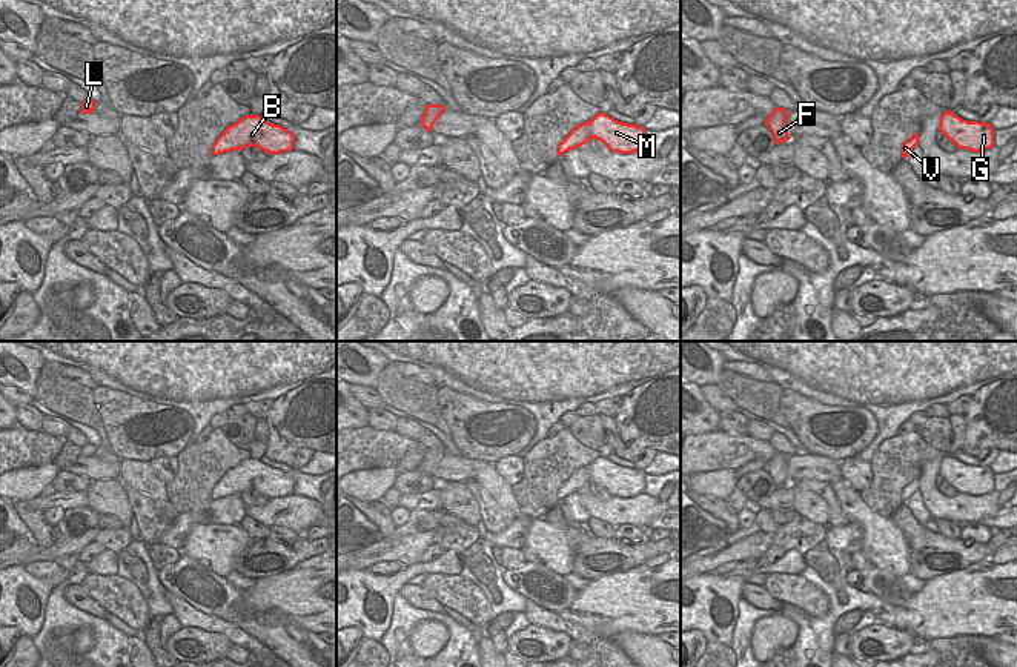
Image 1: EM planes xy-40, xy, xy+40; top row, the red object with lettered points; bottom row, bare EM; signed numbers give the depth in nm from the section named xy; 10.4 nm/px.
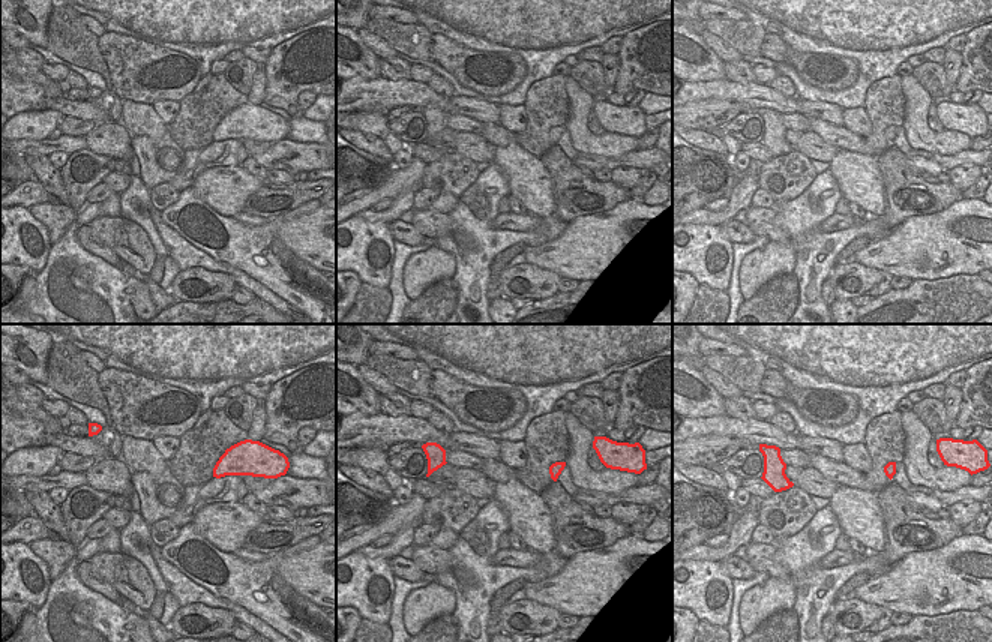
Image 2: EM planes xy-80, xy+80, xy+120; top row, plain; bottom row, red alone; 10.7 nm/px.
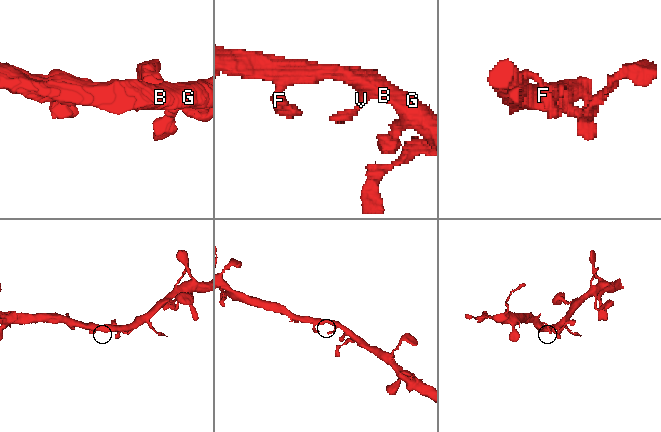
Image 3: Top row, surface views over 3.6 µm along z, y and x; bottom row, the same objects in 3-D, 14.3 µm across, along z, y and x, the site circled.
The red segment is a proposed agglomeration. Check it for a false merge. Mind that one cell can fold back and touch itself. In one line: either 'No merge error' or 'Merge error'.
No merge error.

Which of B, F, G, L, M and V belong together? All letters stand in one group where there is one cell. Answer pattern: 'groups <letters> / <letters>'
groups B F G L M V

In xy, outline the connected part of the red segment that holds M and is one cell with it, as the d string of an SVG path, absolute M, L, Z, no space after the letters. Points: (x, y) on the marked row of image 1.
M599 112L590 121L581 123L558 144L558 155L581 148L591 138L602 141L611 152L633 154L645 146L645 128L615 120Z

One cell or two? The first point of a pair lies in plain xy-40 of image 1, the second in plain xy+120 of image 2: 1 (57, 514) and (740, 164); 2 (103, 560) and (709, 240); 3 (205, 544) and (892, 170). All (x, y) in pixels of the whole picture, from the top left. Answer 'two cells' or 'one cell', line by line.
1: one cell
2: one cell
3: two cells

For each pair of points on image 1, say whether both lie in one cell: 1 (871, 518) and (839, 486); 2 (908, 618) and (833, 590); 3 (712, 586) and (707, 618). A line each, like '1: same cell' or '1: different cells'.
1: same cell
2: different cells
3: same cell

